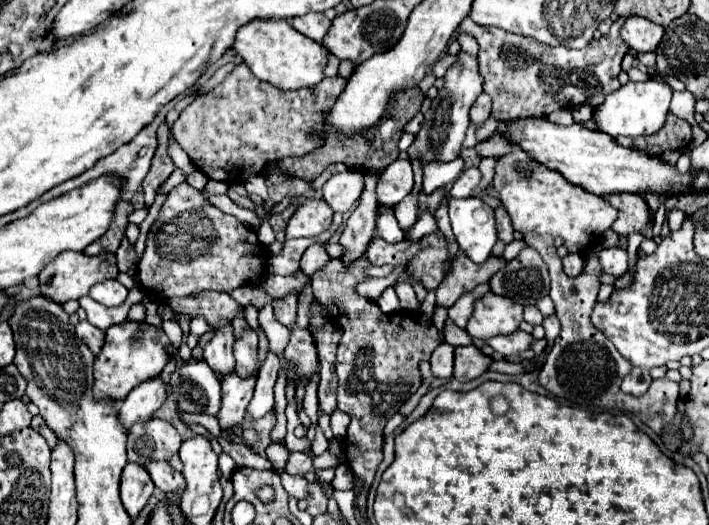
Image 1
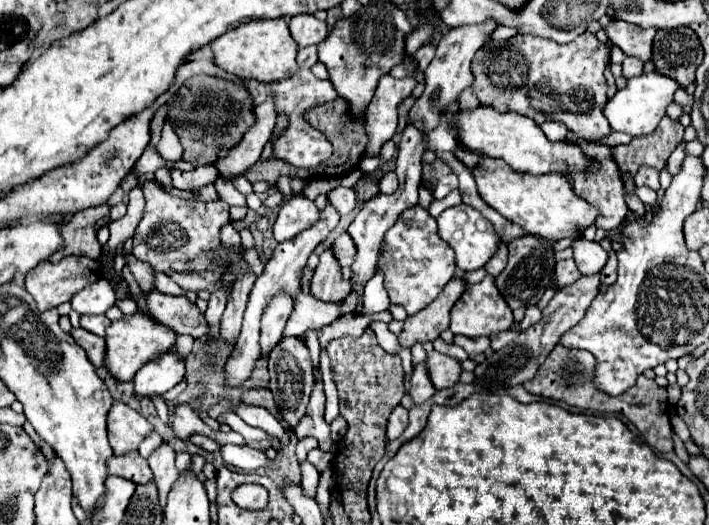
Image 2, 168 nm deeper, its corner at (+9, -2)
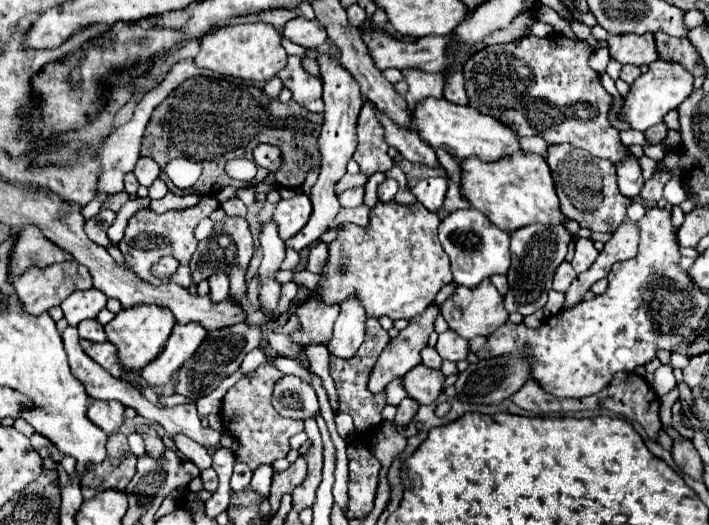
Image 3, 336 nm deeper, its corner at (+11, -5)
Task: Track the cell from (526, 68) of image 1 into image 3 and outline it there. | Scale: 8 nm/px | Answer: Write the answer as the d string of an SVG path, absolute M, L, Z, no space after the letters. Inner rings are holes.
M559 34L549 38L527 36L513 44L483 48L463 66L469 106L509 126L517 136L541 136L547 144L569 142L597 158L607 158L617 168L617 184L625 196L639 198L641 166L623 146L619 130L607 120L613 96L605 92L599 74L587 66L591 48L575 44Z

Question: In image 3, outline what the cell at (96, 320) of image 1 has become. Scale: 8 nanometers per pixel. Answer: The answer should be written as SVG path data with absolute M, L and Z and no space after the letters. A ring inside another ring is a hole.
M83 320L79 326L79 336L89 342L105 342L105 330L97 320Z

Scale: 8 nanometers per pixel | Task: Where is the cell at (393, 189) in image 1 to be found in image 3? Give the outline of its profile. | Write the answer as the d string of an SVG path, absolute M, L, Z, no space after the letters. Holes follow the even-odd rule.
M385 178L385 180L379 184L379 188L377 188L379 200L381 200L381 202L391 202L391 200L395 198L397 190L399 190L397 180L393 180L393 178Z

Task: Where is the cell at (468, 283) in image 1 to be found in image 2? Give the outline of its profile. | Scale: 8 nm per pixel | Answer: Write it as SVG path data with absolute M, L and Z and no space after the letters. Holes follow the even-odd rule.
M461 277L451 279L445 285L445 289L435 297L435 301L431 301L431 305L405 319L405 329L399 335L399 343L405 347L413 347L415 341L427 343L437 339L445 329L449 329L451 309L465 289L467 289L465 279Z

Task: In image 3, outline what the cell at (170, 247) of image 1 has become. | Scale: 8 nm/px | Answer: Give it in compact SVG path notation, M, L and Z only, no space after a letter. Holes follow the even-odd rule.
M201 196L201 200L191 206L191 208L185 208L185 210L169 210L165 214L155 214L153 210L145 208L145 210L139 210L127 224L125 228L125 236L123 240L119 242L119 250L123 252L123 260L125 264L129 266L129 270L133 274L137 274L141 280L145 282L151 282L151 284L163 284L163 282L175 282L183 288L189 288L191 286L191 274L189 274L189 260L195 252L195 246L197 246L197 240L193 236L193 230L195 226L207 218L215 208L219 208L219 202L215 196ZM161 256L173 256L177 258L179 262L179 268L175 272L175 276L167 278L167 280L157 280L149 274L149 268L161 258Z

